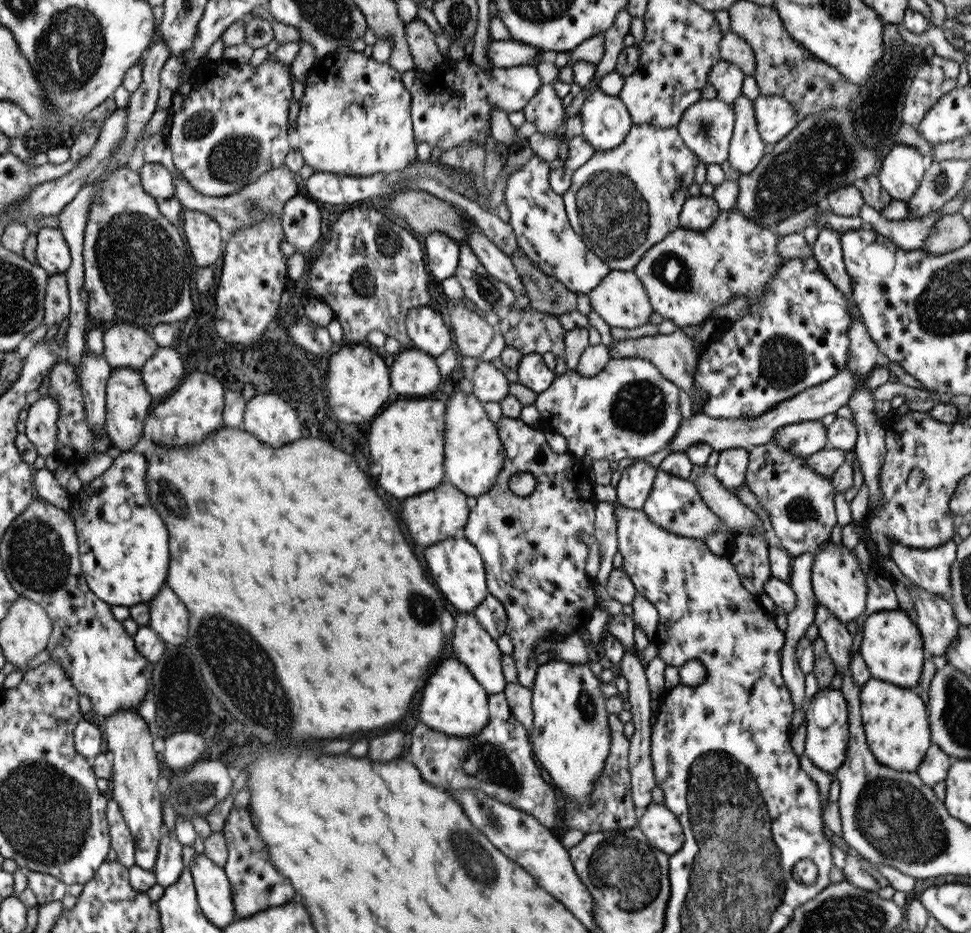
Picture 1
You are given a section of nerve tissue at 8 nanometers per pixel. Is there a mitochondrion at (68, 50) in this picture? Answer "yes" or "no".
yes

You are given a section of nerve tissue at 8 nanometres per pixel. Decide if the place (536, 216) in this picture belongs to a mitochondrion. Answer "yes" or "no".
no

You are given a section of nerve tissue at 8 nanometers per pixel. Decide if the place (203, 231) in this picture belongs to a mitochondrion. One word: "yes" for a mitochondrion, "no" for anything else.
no

